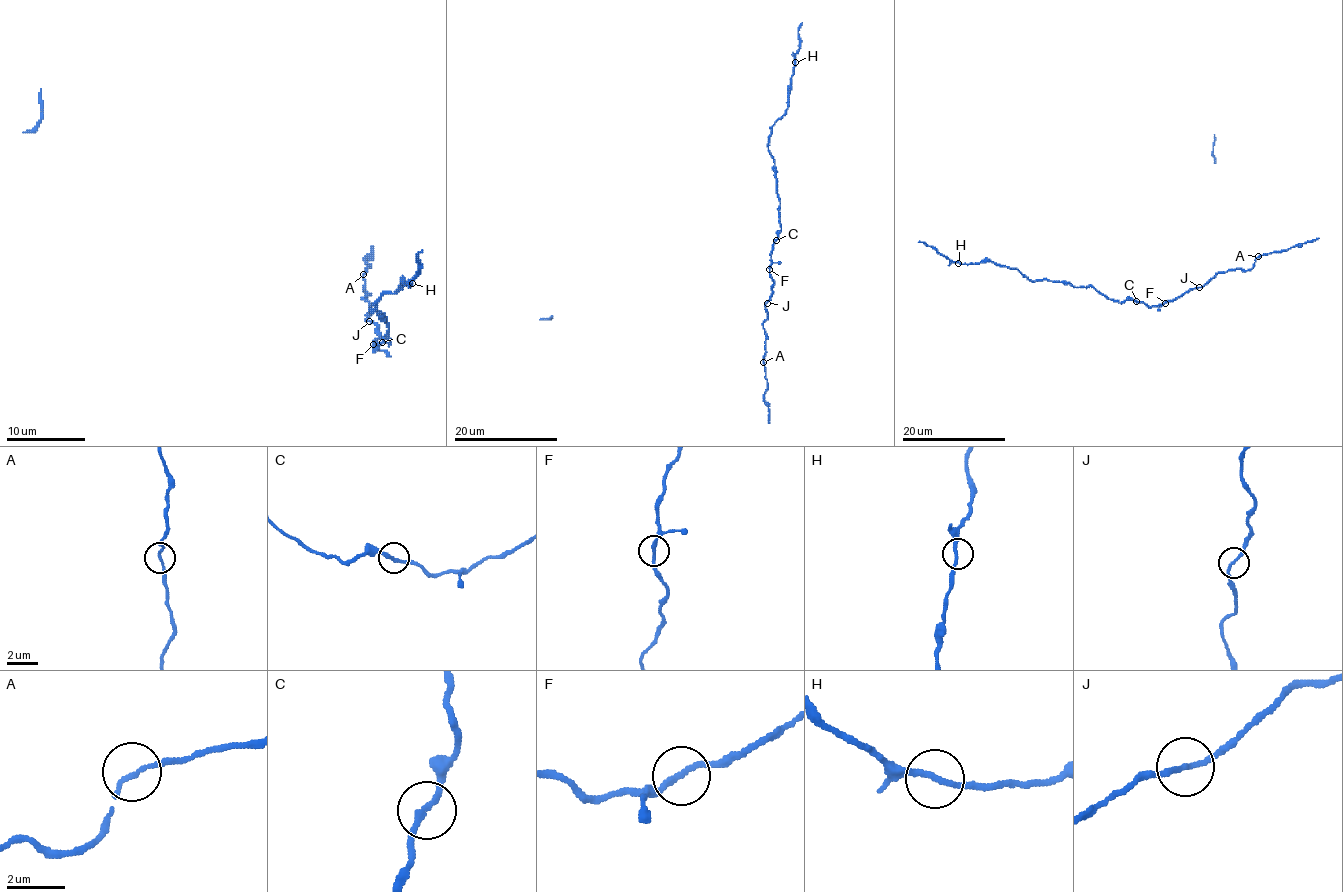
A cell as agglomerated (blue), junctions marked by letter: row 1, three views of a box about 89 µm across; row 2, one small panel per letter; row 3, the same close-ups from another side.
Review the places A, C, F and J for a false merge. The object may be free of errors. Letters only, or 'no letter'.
no letter

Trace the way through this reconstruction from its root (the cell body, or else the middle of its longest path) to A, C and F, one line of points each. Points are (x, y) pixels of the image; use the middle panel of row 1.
A: (767, 301), (763, 362)
C: (767, 301), (773, 285), (769, 265), (776, 241)
F: (767, 301), (773, 285), (769, 269)

